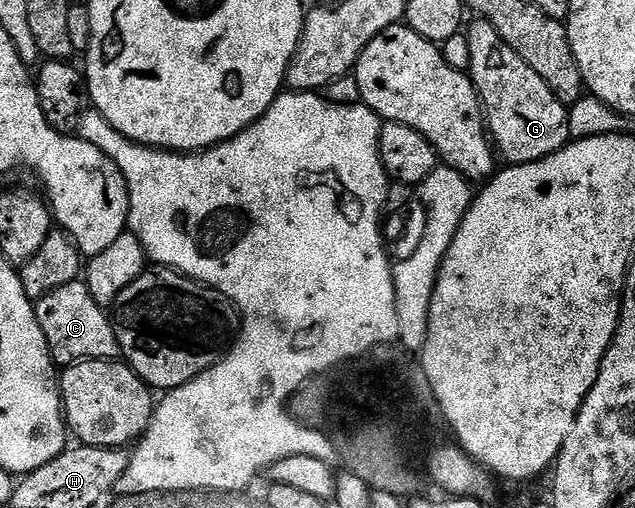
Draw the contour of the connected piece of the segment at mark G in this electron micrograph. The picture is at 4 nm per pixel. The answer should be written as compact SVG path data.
M477 16L468 23L467 44L471 44L471 64L467 73L481 100L496 153L500 157L502 154L506 163L522 166L543 160L564 148L571 138L569 112L566 103L558 100L543 76L528 66L515 48L505 43L486 18Z

